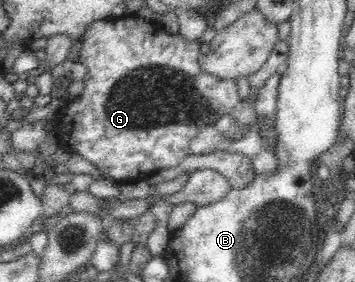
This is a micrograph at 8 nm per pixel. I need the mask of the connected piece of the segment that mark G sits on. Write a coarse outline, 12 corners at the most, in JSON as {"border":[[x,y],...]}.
{"border":[[91,22],[53,122],[101,177],[179,165],[242,100],[199,45]]}

